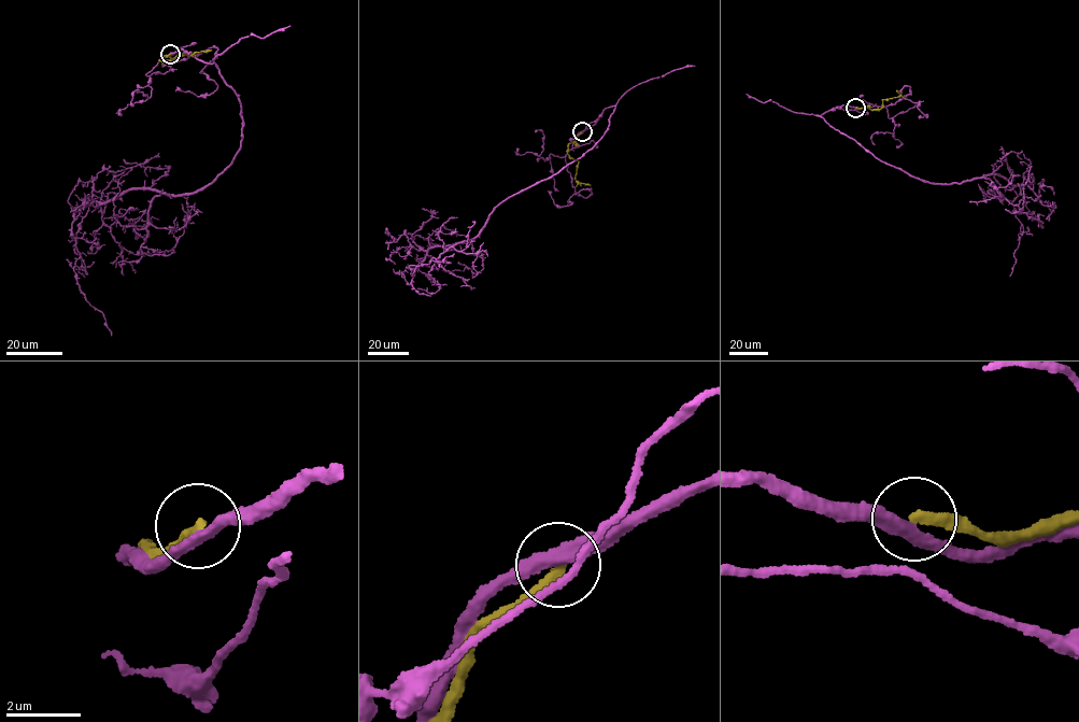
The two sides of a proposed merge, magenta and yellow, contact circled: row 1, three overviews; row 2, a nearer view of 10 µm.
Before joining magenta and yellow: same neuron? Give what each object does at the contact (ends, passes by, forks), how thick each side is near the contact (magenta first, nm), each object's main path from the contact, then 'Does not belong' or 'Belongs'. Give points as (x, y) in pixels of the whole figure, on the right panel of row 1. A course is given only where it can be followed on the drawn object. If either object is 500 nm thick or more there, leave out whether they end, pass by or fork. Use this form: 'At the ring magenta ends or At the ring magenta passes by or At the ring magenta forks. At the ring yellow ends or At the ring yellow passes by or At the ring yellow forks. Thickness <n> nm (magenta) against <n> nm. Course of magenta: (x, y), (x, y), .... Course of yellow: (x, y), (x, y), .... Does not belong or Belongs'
At the ring magenta passes by. At the ring yellow ends. Thickness 300 nm (magenta) against 280 nm. Course of magenta: (855, 108), (817, 115), (916, 178), (949, 185), (996, 174), (1021, 185), (1012, 202), (1021, 225), (1009, 275). Course of yellow: (855, 108), (881, 109), (882, 99), (898, 97), (897, 90). Does not belong

